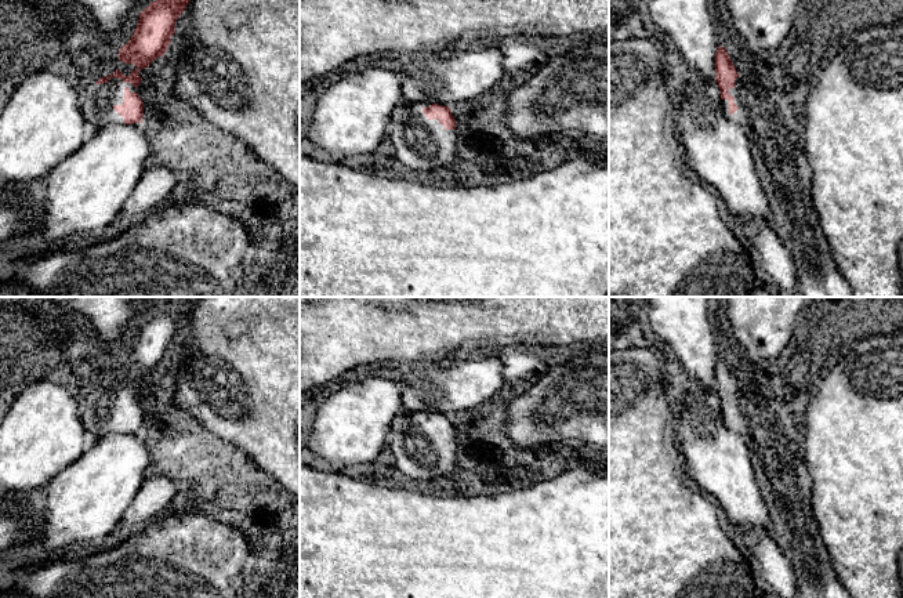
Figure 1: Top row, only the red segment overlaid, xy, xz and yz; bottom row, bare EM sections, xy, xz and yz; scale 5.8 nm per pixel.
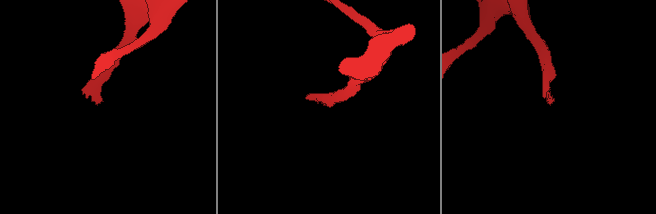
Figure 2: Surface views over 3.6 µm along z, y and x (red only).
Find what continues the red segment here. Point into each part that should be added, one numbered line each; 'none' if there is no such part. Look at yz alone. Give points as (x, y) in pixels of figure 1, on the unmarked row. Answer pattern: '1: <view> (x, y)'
1: yz (775, 444)

